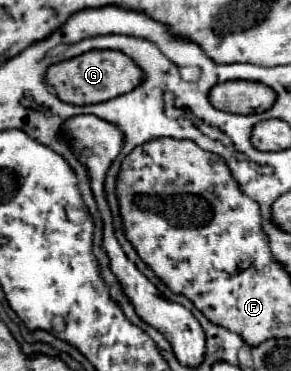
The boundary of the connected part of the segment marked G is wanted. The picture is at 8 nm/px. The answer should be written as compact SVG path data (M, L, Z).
M110 49L88 51L74 59L54 63L46 69L46 75L44 75L46 83L50 83L56 89L58 99L70 105L92 105L92 103L114 99L118 95L132 91L142 81L142 77L144 75L140 67L132 59L128 59L120 51L110 51Z

